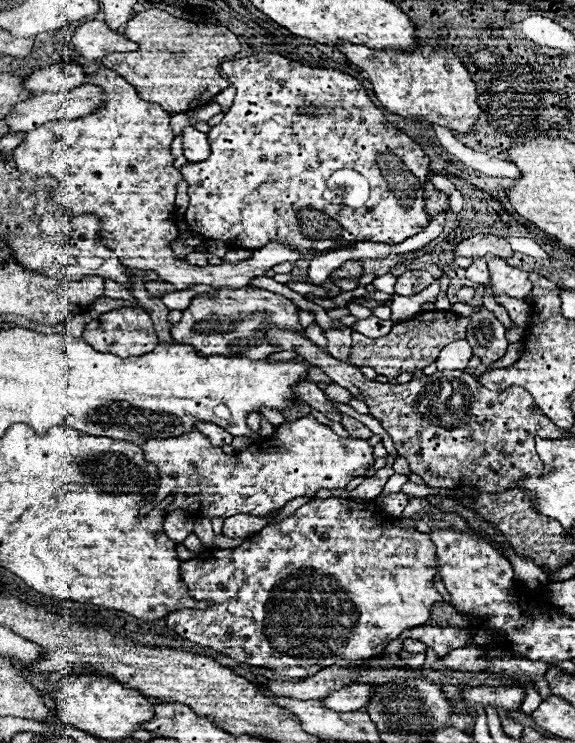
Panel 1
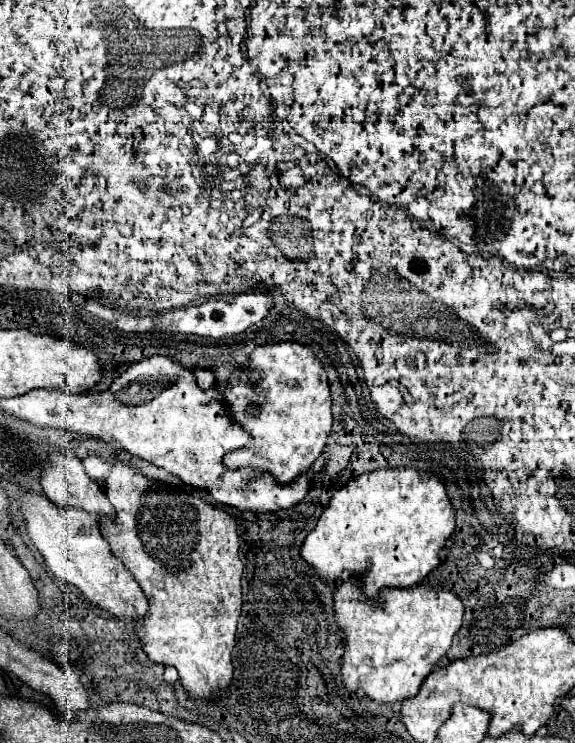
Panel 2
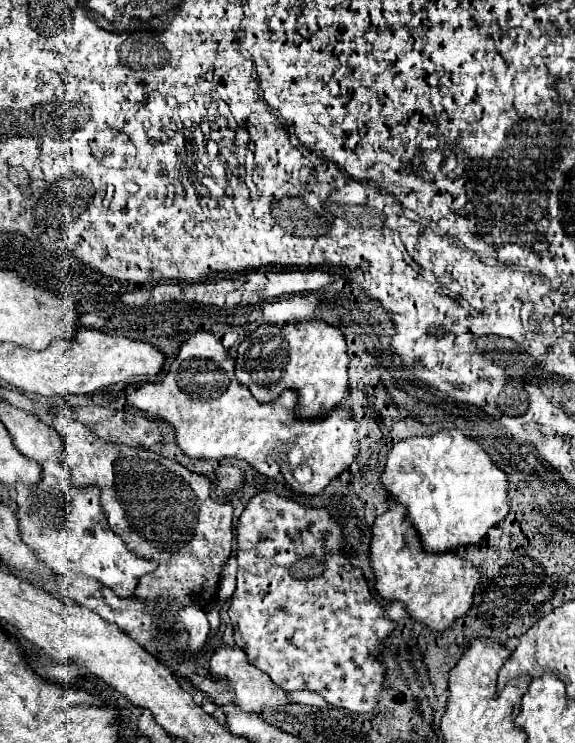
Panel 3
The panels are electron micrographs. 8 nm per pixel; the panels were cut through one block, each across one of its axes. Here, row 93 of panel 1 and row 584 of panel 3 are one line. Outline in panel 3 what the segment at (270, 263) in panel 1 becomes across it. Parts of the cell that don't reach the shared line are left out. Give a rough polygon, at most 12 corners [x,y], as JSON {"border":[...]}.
{"border":[[62,462],[18,484],[24,542],[58,574],[120,598],[156,562],[132,554]]}

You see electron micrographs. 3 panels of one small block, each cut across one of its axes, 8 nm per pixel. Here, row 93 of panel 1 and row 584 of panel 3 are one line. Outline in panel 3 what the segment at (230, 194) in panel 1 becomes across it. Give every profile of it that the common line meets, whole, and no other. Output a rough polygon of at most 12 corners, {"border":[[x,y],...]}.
{"border":[[328,510],[238,520],[236,644],[370,712],[384,616]]}

